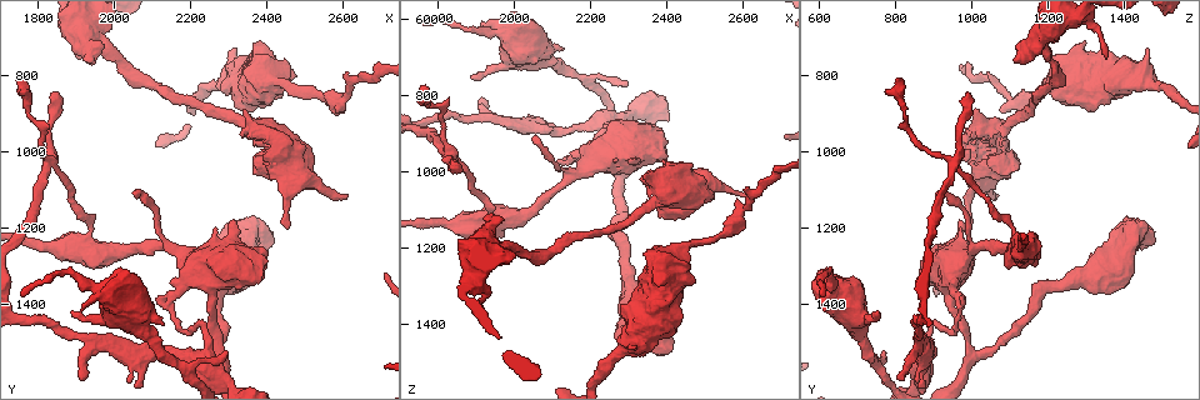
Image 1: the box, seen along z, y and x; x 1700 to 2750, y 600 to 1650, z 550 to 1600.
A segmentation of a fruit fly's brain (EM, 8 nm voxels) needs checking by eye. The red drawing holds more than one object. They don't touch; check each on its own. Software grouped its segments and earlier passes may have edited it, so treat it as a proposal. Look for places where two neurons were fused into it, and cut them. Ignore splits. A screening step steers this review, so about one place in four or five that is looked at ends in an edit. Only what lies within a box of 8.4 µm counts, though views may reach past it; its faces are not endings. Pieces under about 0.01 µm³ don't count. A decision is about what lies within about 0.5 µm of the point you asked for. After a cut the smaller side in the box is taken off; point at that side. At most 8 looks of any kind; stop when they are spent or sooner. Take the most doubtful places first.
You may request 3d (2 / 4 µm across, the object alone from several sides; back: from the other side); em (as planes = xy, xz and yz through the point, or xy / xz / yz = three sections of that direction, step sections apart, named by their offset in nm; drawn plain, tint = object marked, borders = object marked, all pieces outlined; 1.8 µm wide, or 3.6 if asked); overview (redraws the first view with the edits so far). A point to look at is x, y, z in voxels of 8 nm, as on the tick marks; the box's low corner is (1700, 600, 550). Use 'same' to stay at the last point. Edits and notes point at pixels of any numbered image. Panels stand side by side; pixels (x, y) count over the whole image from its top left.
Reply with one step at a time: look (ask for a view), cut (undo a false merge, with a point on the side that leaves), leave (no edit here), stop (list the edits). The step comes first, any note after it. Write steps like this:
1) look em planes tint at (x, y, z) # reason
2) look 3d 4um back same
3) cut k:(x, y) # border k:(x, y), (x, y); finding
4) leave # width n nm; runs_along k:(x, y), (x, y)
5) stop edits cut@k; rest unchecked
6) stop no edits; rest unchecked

look em xz step 8 tint at (1835, 1035, 955) # sharp bend

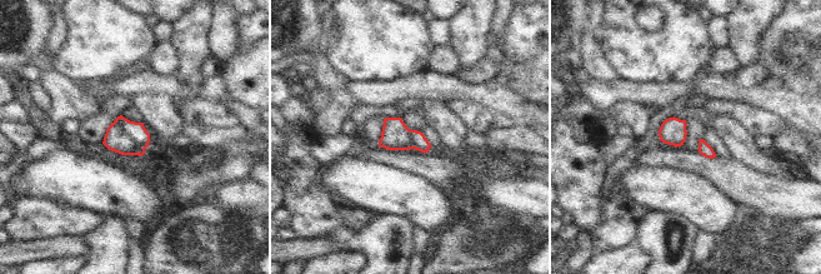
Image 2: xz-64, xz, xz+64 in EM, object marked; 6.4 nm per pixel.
look em xy step 4 borders same

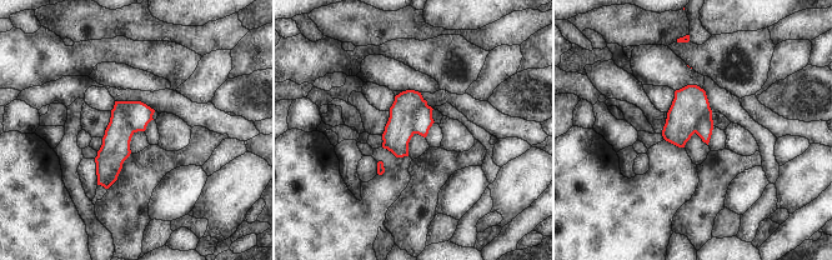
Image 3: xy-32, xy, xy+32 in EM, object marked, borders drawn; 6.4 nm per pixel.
cut 3:(399, 130) # a second neuron is stuck on

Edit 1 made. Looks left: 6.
look em planes tint at (2345, 940, 1095) # thick turns thin

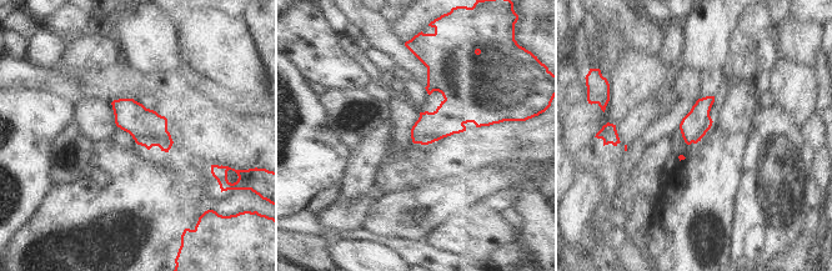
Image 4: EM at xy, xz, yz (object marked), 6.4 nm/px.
leave # width 180 nm; continuous, no second neuron

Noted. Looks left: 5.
stop edits cut@3; rest unchecked

